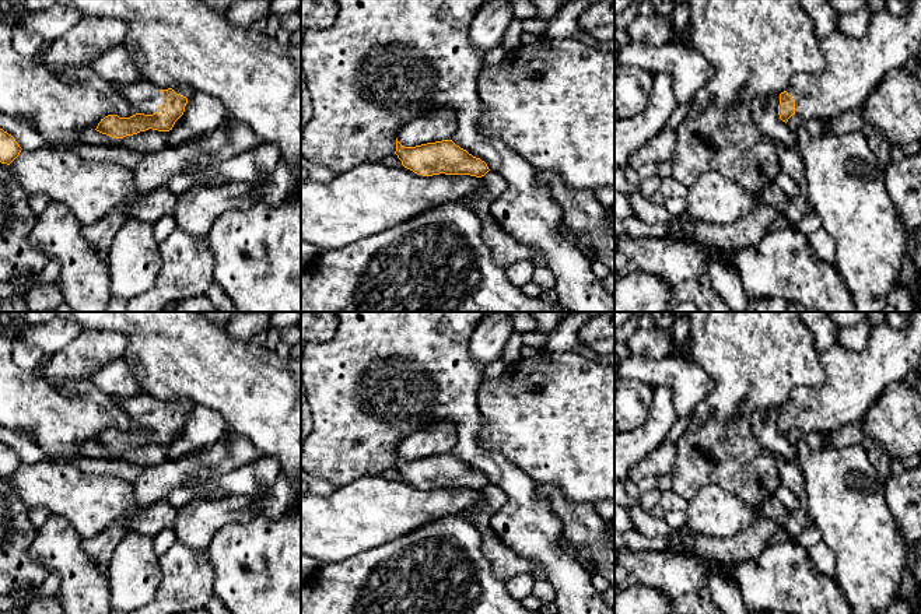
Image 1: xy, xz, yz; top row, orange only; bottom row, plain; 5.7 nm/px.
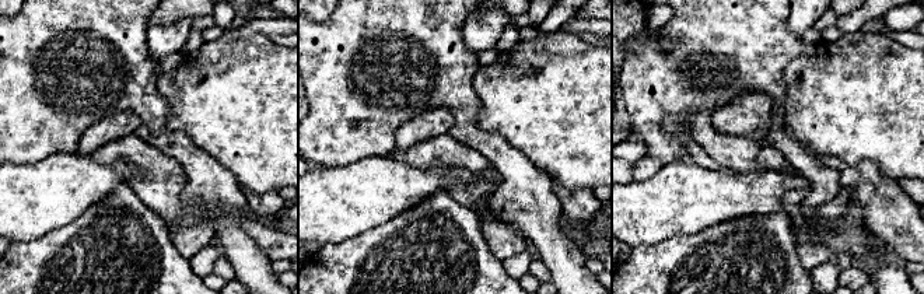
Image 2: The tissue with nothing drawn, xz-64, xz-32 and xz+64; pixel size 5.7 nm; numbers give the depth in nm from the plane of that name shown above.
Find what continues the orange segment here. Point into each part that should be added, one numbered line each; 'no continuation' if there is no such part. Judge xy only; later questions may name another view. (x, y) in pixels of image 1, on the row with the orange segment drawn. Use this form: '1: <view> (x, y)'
1: xy (144, 97)

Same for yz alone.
1: yz (854, 67)

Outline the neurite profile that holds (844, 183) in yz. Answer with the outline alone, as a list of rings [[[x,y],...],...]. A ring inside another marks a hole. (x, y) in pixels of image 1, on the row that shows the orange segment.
[[[805,127],[796,131],[796,148],[805,173],[803,194],[822,220],[822,228],[834,241],[836,270],[851,294],[857,312],[880,312],[897,283],[907,234],[886,187],[885,171],[861,131],[812,137]]]

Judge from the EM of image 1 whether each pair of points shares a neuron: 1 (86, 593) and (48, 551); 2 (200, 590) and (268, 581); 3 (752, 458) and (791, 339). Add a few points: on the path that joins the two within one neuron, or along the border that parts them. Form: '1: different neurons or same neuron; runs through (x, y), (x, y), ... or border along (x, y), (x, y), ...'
1: same neuron; runs through (81, 582), (59, 557)
2: different neurons; border along (207, 557), (214, 571), (214, 595)
3: same neuron; runs through (736, 428), (736, 393), (762, 368)

